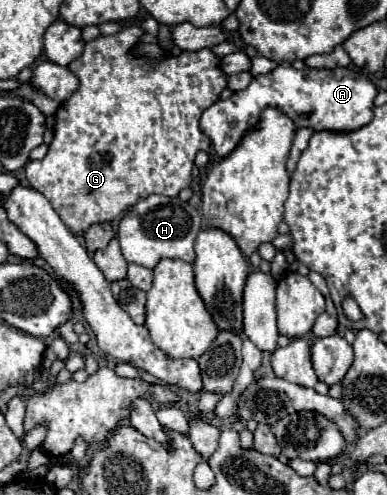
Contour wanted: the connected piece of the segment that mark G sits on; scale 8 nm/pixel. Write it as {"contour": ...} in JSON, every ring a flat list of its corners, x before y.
{"contour":[[128,26,121,29,121,31,113,36,100,36,93,41,87,41,85,43,85,51,79,59,75,59,73,63,69,63,69,69,79,77,81,85,79,89,65,101,61,103,61,107,57,109,55,113,55,131,53,131,53,141,49,145,49,151,43,159,39,161,29,161,25,171,27,171,27,181,33,189,37,189,39,193,43,193,51,207,55,209,55,213,61,217,61,221,67,225,67,229,73,233,73,235,85,235,85,231,95,225,95,223,103,223,103,221,113,221,113,219,119,219,125,211,133,209,135,203,139,199,145,199,147,195,151,193,159,193,159,195,167,195,167,197,177,197,177,193,185,187,191,185,193,177,191,177,191,169,193,169,193,161,195,161,195,155,197,151,209,151,211,147,211,139,199,129,199,117,201,113,213,105,221,91,227,87,227,75,219,69,219,61,221,57,217,57,211,49,205,48,199,51,181,51,181,55,167,55,163,59,151,59,147,55,135,55,130,49,133,48,139,38,145,33,140,26]]}

